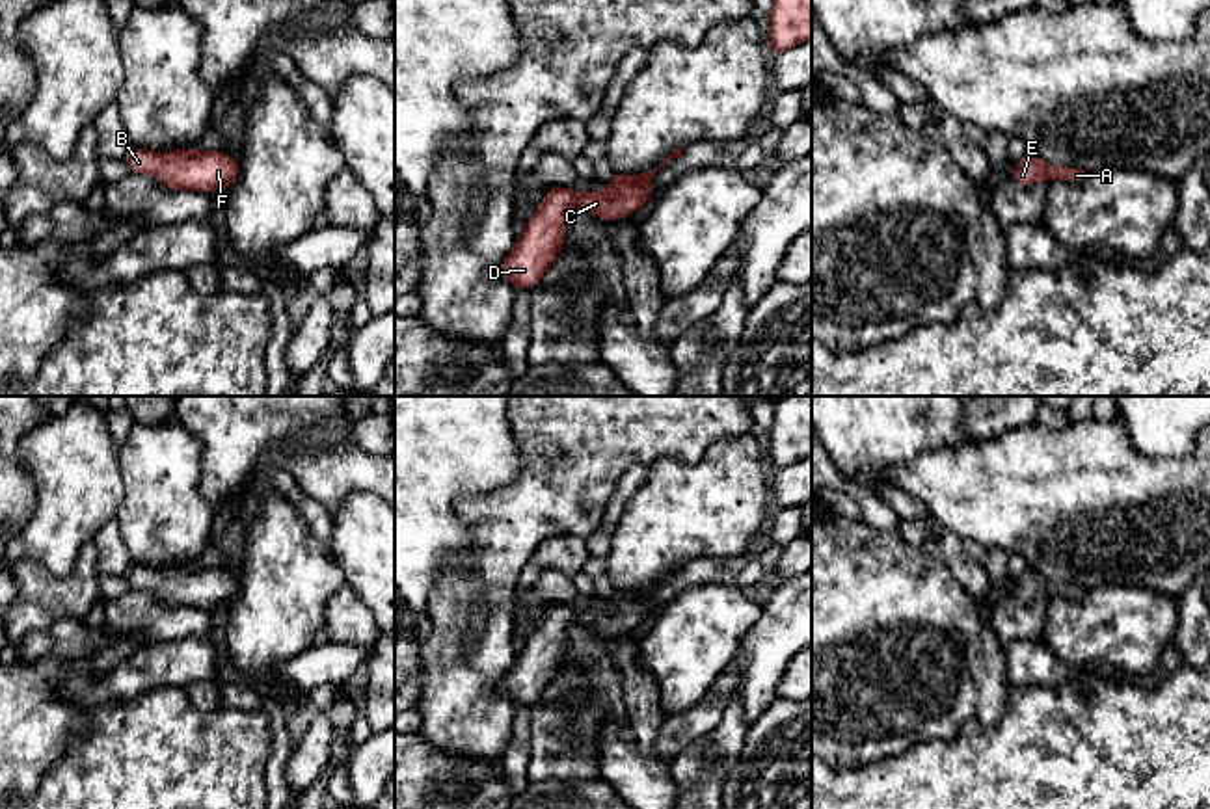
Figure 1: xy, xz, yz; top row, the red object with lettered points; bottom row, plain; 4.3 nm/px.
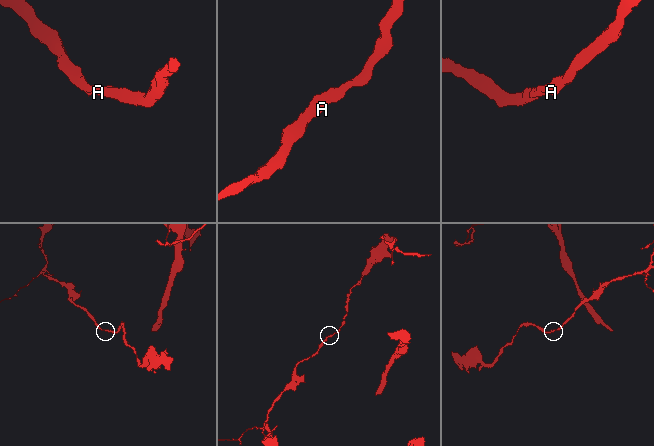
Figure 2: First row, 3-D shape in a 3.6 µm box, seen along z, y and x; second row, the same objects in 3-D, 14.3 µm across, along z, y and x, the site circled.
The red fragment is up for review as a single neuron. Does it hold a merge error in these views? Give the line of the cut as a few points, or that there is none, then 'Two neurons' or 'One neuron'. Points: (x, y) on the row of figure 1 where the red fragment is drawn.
No split. One neuron

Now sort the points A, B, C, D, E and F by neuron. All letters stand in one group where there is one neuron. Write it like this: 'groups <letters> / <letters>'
groups A B C D E F

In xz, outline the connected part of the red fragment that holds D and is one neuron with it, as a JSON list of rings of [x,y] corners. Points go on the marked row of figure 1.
[[[685,147],[674,149],[655,169],[642,175],[614,173],[605,182],[609,186],[607,192],[577,193],[564,186],[549,188],[536,214],[527,221],[525,231],[516,238],[516,245],[503,262],[501,273],[516,290],[538,286],[544,272],[564,245],[566,214],[570,208],[577,205],[605,221],[629,218],[652,195],[657,195],[648,188],[655,171],[683,151]]]

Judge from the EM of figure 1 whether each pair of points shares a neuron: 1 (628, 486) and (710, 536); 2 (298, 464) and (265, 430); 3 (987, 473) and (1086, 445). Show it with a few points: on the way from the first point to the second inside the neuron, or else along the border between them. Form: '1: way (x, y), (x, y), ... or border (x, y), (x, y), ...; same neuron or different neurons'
1: border (648, 467), (646, 480), (628, 501), (615, 530); different neurons
2: border (328, 437), (287, 445), (268, 460); different neurons
3: way (1011, 473), (1058, 473), (1062, 469); same neuron

